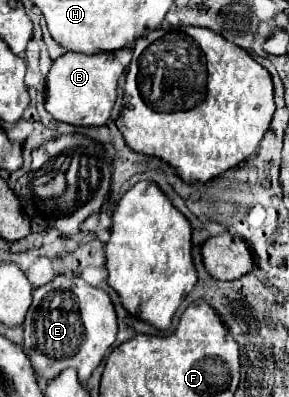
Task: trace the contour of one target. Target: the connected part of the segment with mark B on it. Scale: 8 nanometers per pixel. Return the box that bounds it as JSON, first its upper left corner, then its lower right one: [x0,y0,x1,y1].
[45,52,123,126]

